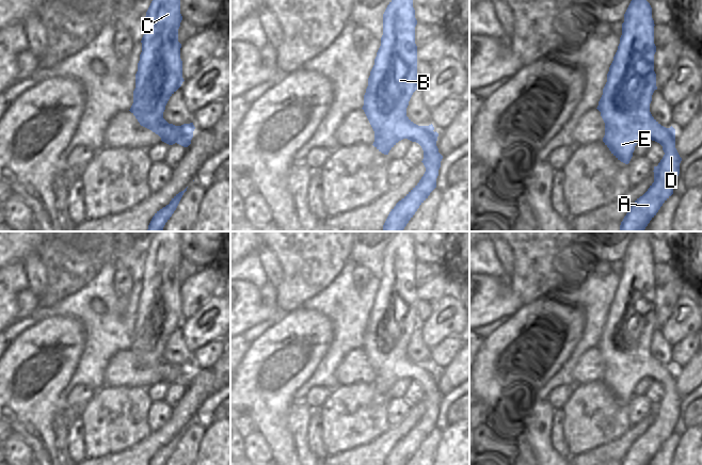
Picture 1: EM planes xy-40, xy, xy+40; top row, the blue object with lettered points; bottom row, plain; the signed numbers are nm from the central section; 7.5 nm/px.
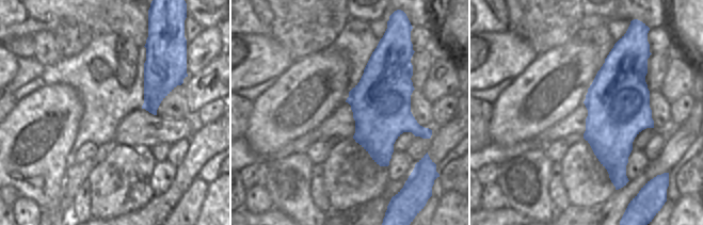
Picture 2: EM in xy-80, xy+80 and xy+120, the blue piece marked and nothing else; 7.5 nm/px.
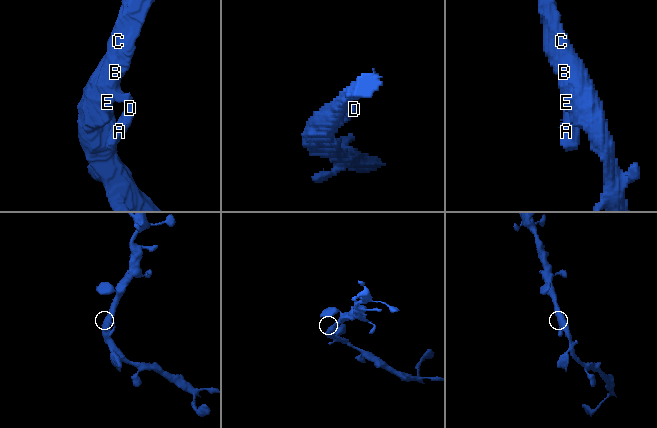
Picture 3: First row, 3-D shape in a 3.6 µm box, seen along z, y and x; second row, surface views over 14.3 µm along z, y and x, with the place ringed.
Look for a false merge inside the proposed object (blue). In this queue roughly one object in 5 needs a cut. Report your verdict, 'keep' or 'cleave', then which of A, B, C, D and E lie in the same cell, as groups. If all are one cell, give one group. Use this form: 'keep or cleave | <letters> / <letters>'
keep | A B C D E

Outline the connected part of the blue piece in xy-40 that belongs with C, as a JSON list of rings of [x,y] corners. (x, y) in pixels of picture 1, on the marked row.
[[[153,0],[144,18],[144,35],[142,37],[142,52],[135,74],[135,89],[130,112],[141,126],[151,130],[161,141],[173,145],[175,143],[188,147],[195,129],[193,123],[175,126],[163,118],[163,112],[170,97],[181,86],[182,61],[180,59],[181,44],[178,42],[178,29],[182,16],[180,0]]]

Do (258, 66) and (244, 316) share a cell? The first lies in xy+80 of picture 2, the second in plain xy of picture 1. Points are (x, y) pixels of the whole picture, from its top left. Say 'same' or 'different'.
same

